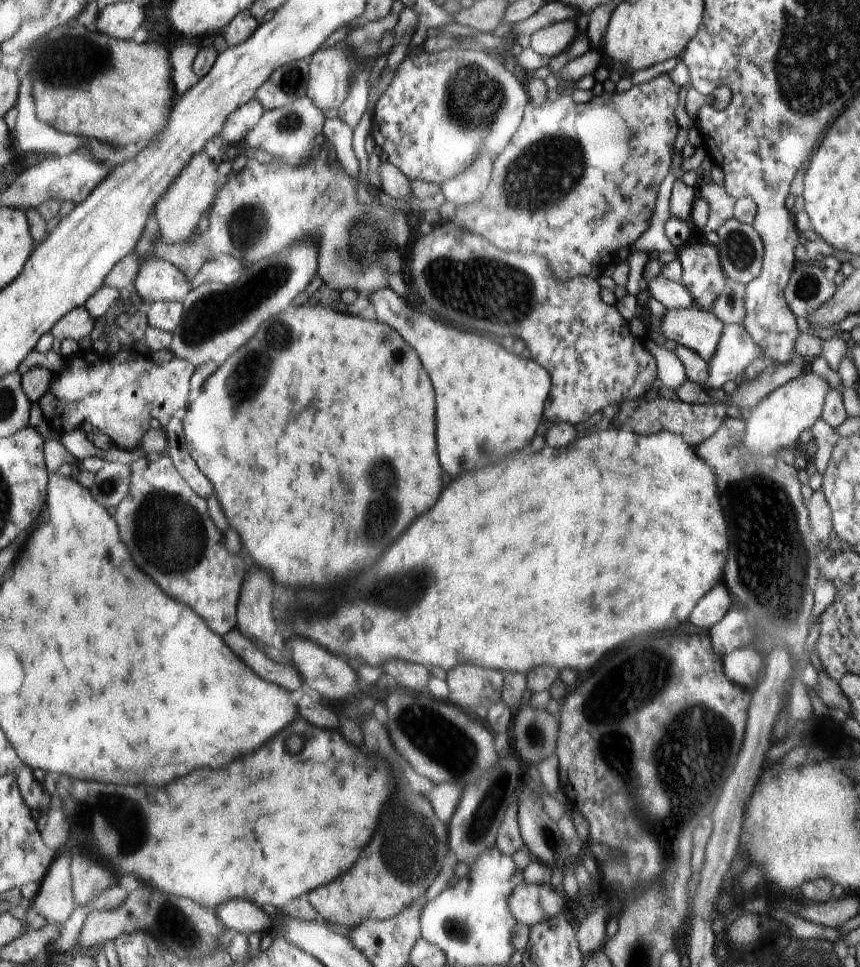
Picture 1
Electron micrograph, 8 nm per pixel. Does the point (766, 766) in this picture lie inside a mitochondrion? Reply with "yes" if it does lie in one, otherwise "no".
no

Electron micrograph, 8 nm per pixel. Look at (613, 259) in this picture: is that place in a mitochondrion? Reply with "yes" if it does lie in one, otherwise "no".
no

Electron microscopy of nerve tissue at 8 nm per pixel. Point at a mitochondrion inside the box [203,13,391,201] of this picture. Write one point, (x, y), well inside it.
(363, 47)

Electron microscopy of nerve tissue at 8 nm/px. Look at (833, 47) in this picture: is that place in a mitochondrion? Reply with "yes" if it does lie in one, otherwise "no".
yes

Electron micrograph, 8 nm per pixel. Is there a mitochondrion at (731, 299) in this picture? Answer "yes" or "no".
yes

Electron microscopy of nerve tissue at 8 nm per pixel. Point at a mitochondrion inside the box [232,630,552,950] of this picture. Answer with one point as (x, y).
(408, 847)

